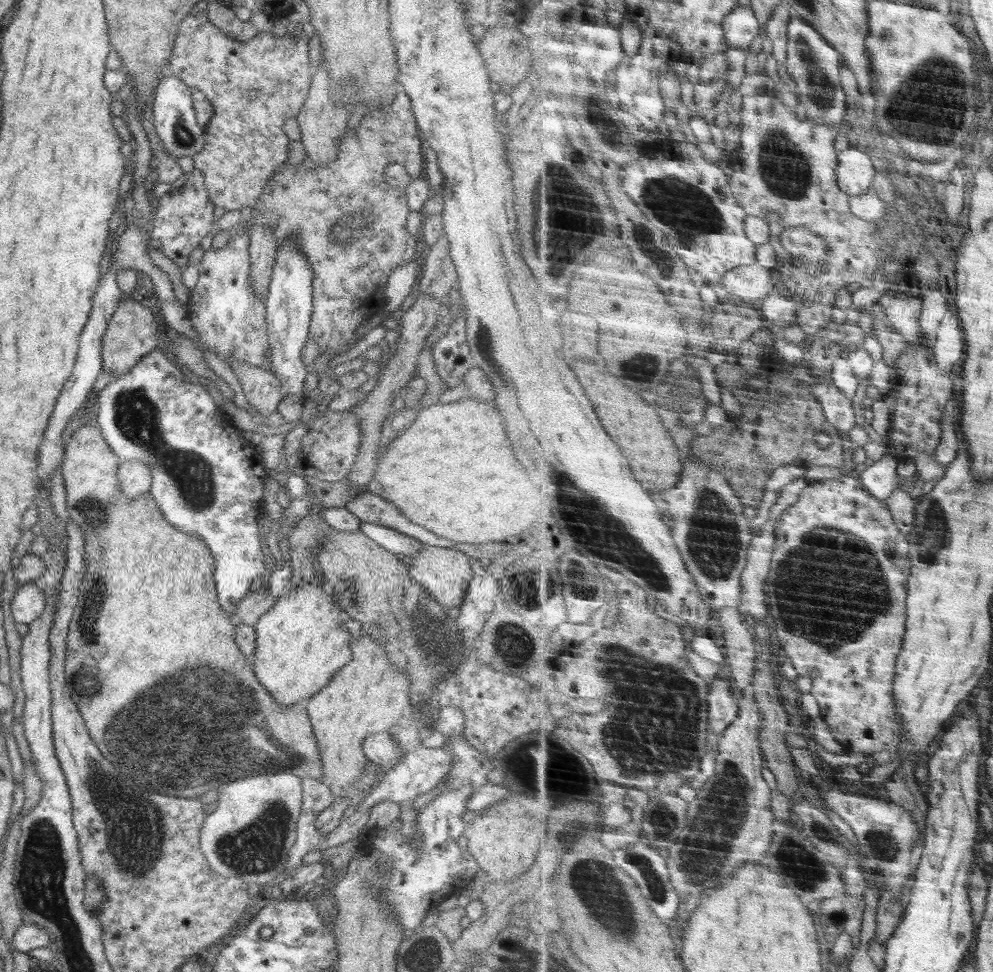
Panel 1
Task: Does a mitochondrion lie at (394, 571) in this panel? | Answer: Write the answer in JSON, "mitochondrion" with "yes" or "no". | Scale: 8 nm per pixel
{"mitochondrion":"no"}

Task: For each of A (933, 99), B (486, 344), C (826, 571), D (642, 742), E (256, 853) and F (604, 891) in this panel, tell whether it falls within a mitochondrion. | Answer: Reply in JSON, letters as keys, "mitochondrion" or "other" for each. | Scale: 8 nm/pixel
{"A":"mitochondrion","B":"mitochondrion","C":"mitochondrion","D":"mitochondrion","E":"mitochondrion","F":"mitochondrion"}

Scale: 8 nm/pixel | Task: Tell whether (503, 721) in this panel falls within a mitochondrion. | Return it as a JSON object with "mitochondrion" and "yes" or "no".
{"mitochondrion":"no"}

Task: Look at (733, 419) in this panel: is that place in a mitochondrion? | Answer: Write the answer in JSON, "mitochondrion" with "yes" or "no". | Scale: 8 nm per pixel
{"mitochondrion":"no"}

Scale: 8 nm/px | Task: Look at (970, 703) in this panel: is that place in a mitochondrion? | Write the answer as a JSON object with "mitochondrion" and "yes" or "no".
{"mitochondrion":"no"}

